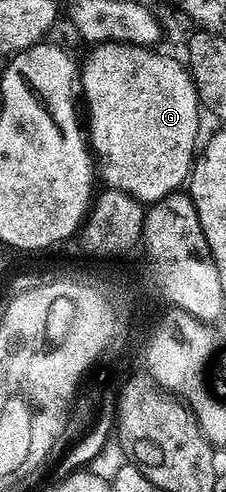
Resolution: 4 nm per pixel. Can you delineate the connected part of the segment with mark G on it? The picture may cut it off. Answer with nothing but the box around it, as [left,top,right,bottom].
[80,41,203,203]

